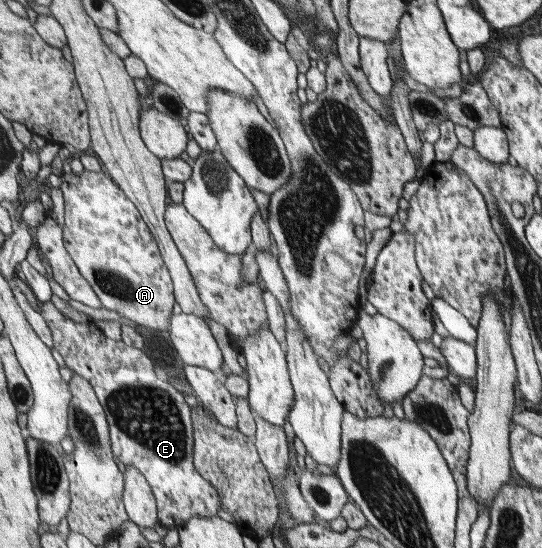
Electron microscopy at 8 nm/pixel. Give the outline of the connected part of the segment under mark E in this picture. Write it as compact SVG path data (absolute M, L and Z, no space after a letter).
M50 301L42 303L41 307L43 308L41 313L52 332L54 342L51 342L51 347L61 364L71 369L73 374L83 376L91 382L99 396L108 420L108 428L111 430L111 444L115 458L122 466L133 465L138 468L151 485L157 499L160 524L163 527L178 528L196 517L218 516L220 509L224 509L223 499L194 464L193 408L188 406L184 394L156 376L154 368L156 362L144 350L128 346L123 340L108 338L96 322L88 320L80 323L68 319Z

